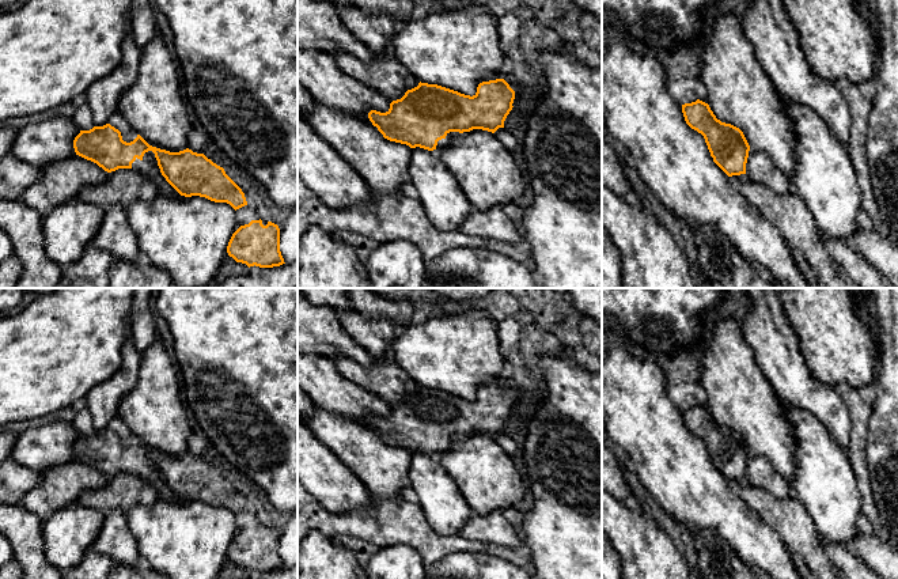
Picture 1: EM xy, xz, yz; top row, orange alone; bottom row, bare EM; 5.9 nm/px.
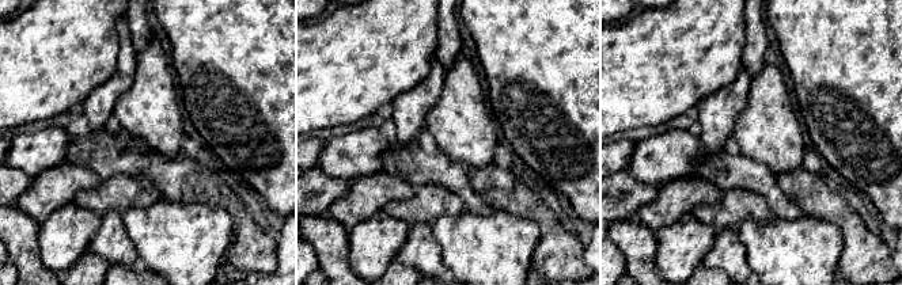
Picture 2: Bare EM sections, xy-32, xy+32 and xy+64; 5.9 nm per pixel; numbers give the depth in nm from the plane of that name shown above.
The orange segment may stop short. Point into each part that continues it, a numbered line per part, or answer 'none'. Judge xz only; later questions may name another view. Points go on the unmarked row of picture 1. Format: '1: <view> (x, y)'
1: xz (450, 441)

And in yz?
1: yz (760, 472)

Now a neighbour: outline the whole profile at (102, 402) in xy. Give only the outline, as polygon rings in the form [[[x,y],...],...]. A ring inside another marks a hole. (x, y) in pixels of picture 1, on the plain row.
[[[129,336],[122,347],[120,370],[91,389],[83,400],[84,408],[92,417],[94,431],[109,428],[109,423],[118,413],[120,402],[132,391],[137,382],[140,362],[140,353],[134,348],[132,336]]]

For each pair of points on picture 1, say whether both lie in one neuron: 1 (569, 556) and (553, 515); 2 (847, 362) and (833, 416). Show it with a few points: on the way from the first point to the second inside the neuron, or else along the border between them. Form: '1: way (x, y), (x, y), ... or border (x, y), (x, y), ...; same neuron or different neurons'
1: way (569, 547), (569, 532), (563, 525); same neuron
2: border (809, 370), (815, 379), (834, 389); different neurons

